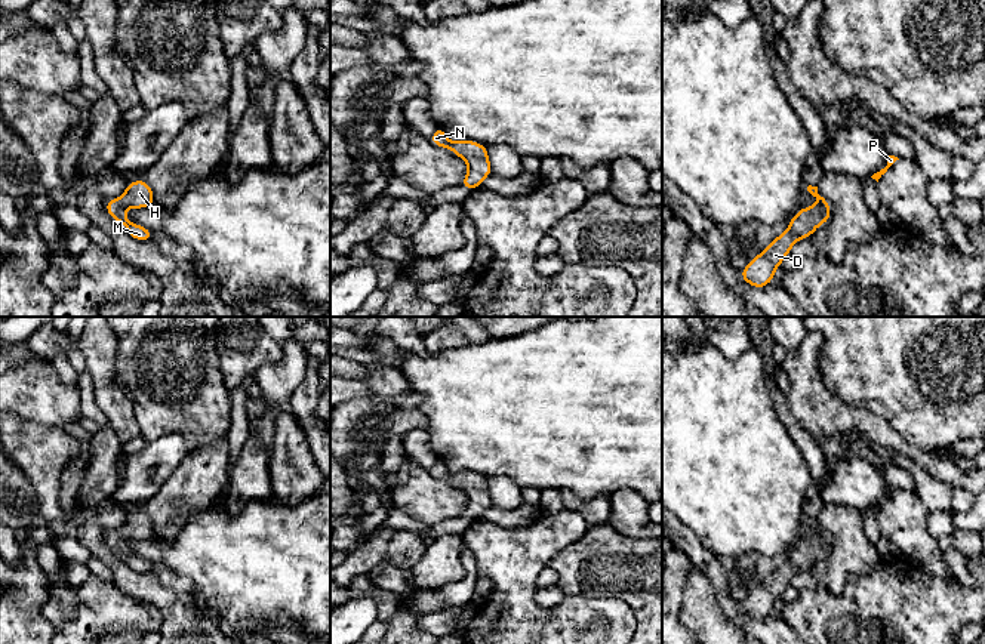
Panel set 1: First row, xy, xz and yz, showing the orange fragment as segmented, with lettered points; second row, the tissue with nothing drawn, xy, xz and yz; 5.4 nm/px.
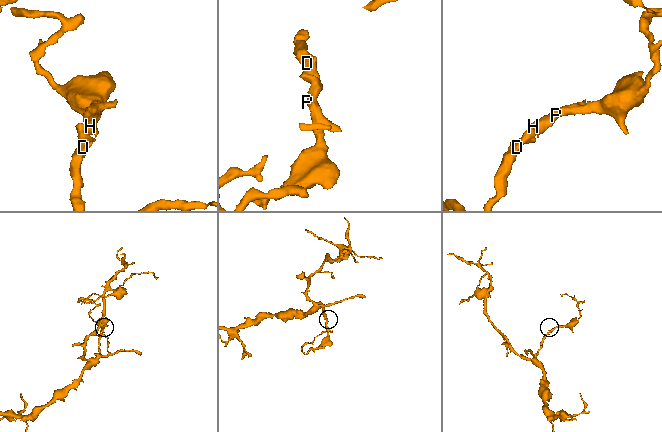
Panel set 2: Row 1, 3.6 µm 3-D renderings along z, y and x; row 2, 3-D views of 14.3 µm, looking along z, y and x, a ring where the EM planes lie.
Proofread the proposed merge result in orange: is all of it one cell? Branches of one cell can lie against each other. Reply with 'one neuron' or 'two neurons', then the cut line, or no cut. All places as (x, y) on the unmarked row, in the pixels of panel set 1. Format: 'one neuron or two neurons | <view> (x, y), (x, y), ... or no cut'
one neuron | no cut

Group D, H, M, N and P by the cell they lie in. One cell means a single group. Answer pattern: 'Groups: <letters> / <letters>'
Groups: D H M N P

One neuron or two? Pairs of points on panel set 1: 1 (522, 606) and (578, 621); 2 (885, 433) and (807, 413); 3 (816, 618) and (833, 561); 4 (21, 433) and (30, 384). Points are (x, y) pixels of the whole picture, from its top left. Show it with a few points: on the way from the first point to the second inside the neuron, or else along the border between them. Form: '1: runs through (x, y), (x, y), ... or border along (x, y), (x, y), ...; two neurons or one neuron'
1: border along (553, 609), (542, 628); two neurons
2: runs through (865, 421), (827, 416); one neuron
3: border along (858, 575), (839, 592), (819, 587); two neurons
4: border along (15, 415), (43, 425), (58, 427); two neurons

